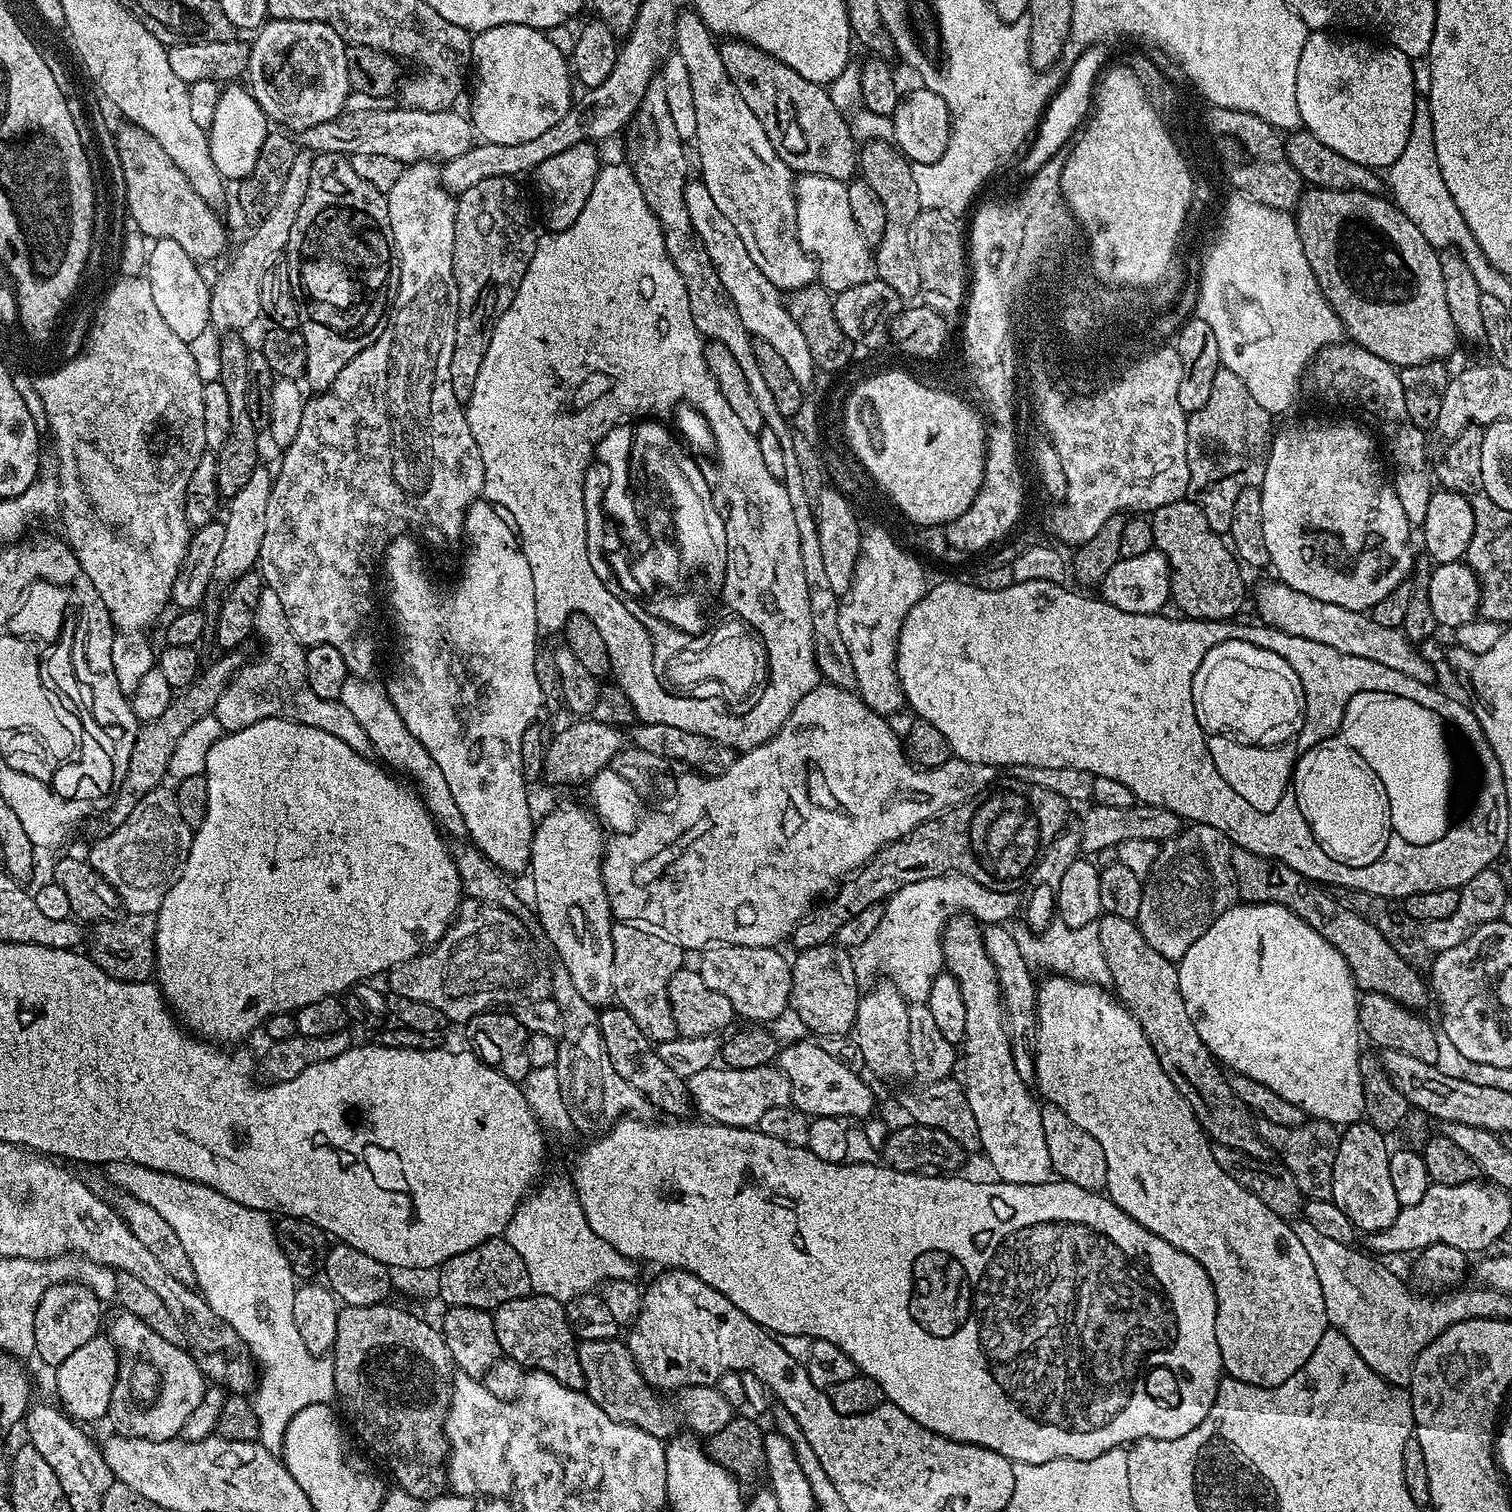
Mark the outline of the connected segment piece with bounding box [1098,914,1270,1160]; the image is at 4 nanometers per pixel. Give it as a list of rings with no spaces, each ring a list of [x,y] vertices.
[[[1107,914],[1101,915],[1098,921],[1099,941],[1102,942],[1102,953],[1105,954],[1106,964],[1109,967],[1111,987],[1124,1007],[1130,1009],[1134,1018],[1142,1026],[1146,1038],[1154,1046],[1154,1054],[1158,1054],[1158,1062],[1162,1070],[1174,1082],[1178,1094],[1190,1102],[1198,1122],[1215,1143],[1230,1146],[1234,1150],[1242,1150],[1242,1154],[1250,1154],[1255,1160],[1268,1160],[1270,1149],[1265,1137],[1256,1133],[1257,1121],[1248,1107],[1230,1090],[1230,1082],[1225,1069],[1214,1059],[1212,1051],[1198,1038],[1198,1030],[1194,1030],[1194,1022],[1190,1014],[1186,1014],[1186,1002],[1182,998],[1182,990],[1178,986],[1177,965],[1173,961],[1162,958],[1158,950],[1154,950],[1142,938],[1140,927],[1135,920],[1118,918]]]

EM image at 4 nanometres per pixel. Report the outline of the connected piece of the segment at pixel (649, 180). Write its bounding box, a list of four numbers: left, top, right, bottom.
[627,78,793,446]

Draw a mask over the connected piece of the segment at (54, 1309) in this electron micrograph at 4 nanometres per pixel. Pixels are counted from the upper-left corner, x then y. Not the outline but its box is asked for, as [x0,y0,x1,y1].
[34,1280,102,1366]

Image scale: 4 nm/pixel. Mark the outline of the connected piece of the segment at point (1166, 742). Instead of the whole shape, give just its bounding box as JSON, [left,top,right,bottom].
[896,578,1510,902]

